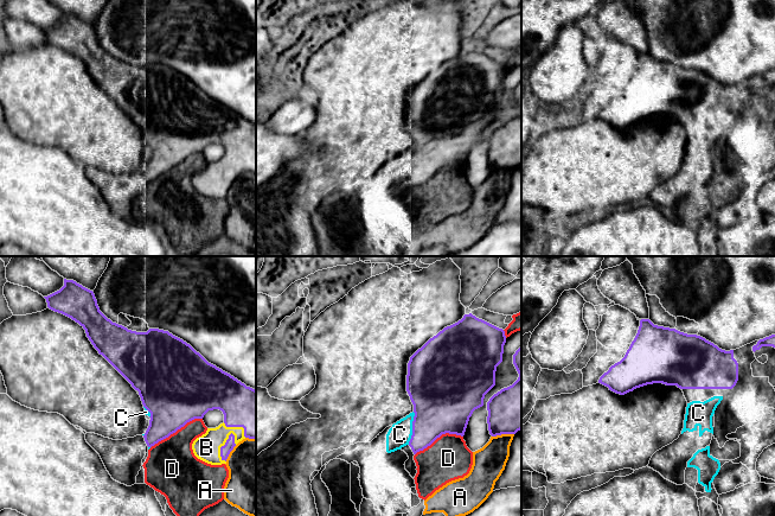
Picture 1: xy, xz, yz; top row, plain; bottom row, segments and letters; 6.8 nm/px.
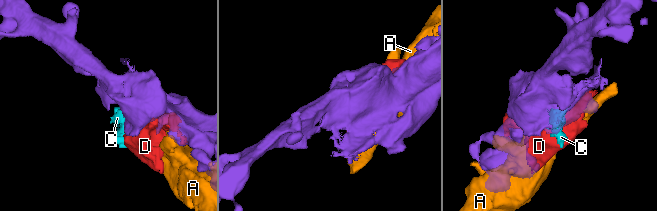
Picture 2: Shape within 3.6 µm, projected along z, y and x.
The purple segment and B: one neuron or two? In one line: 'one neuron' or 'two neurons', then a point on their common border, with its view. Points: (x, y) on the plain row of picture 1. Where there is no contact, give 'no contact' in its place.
one neuron | xy (221, 182)

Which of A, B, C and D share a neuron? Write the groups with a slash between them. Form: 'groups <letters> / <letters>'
groups A / B C / D

